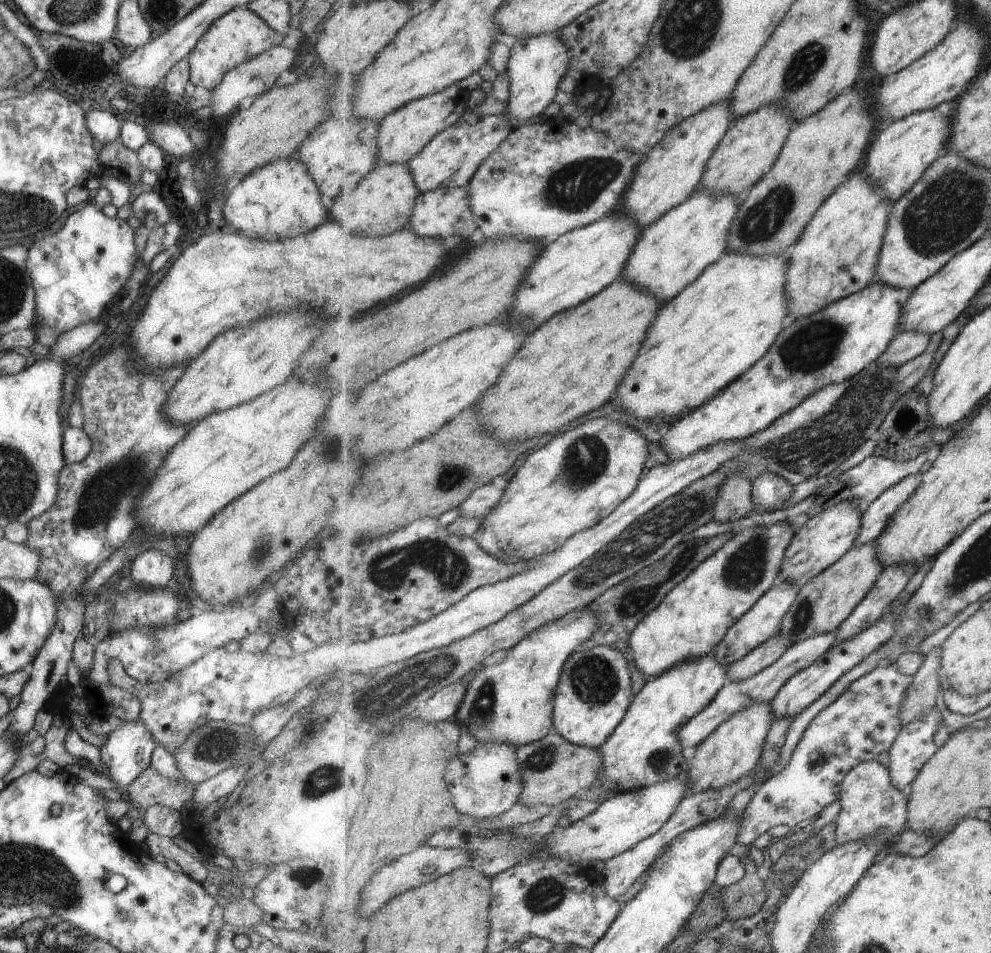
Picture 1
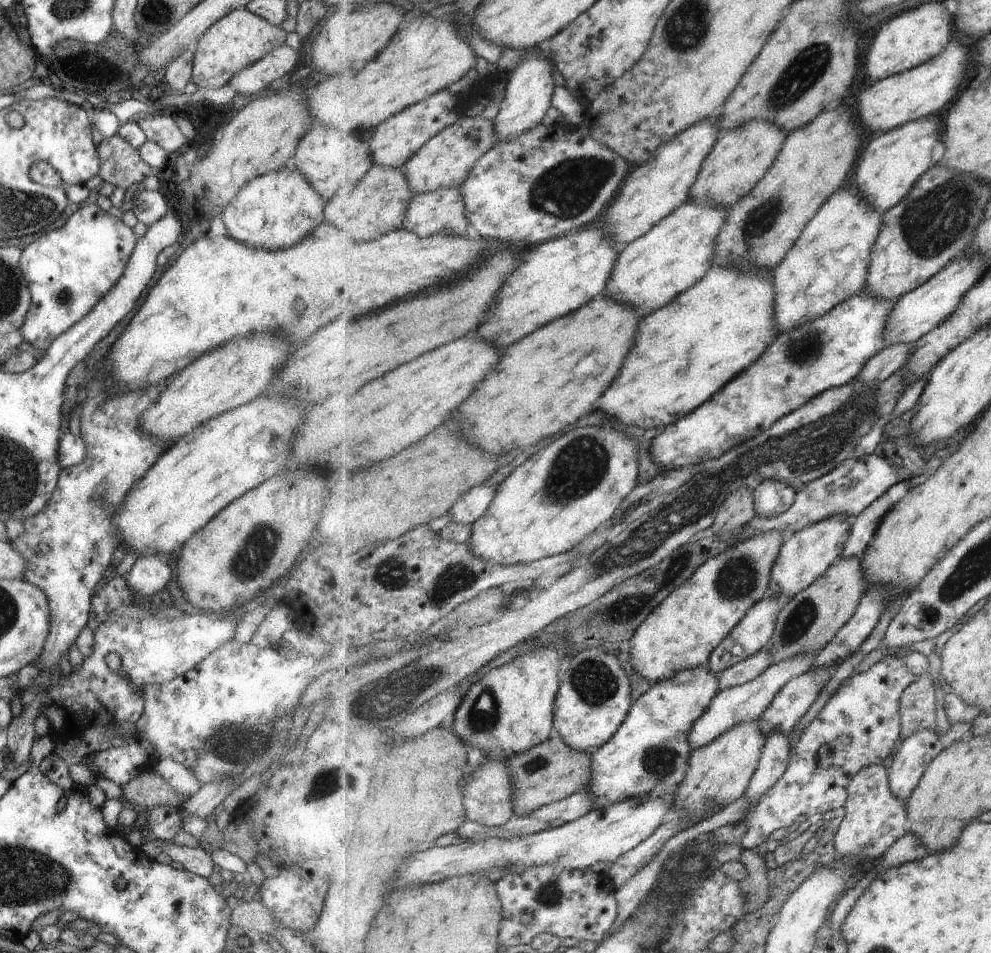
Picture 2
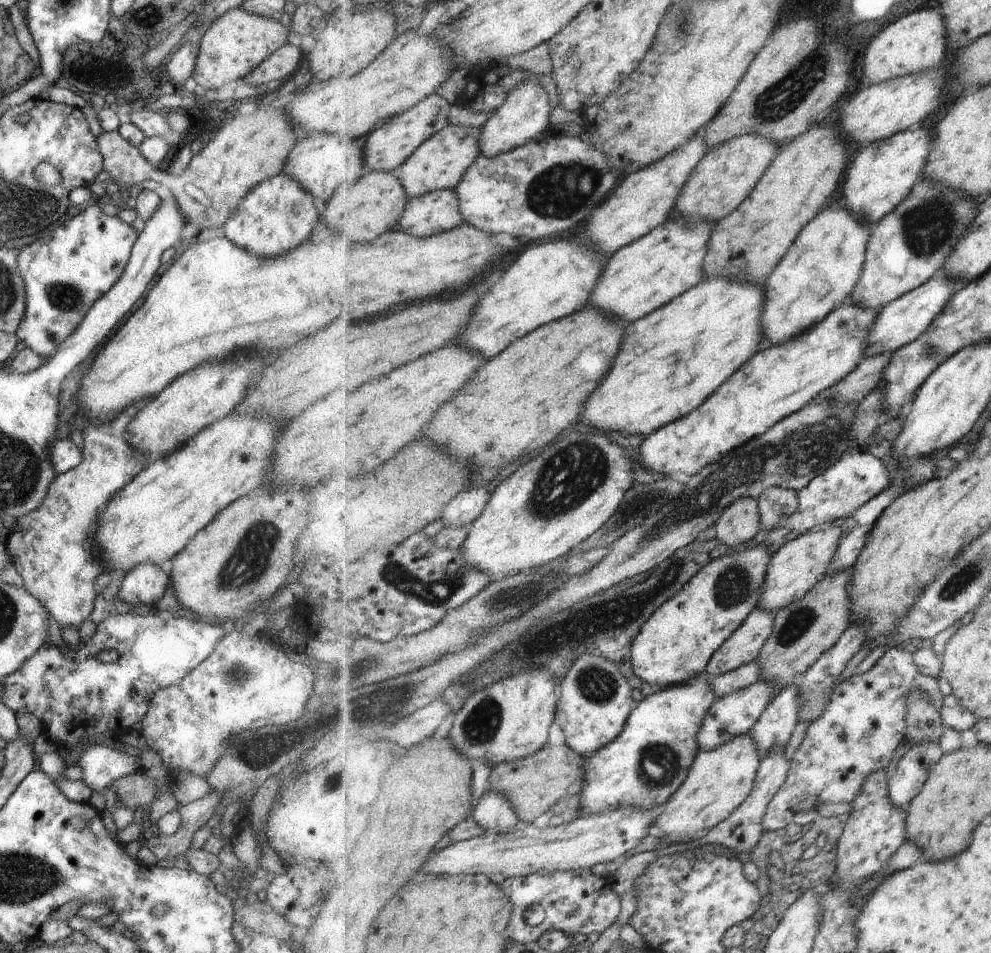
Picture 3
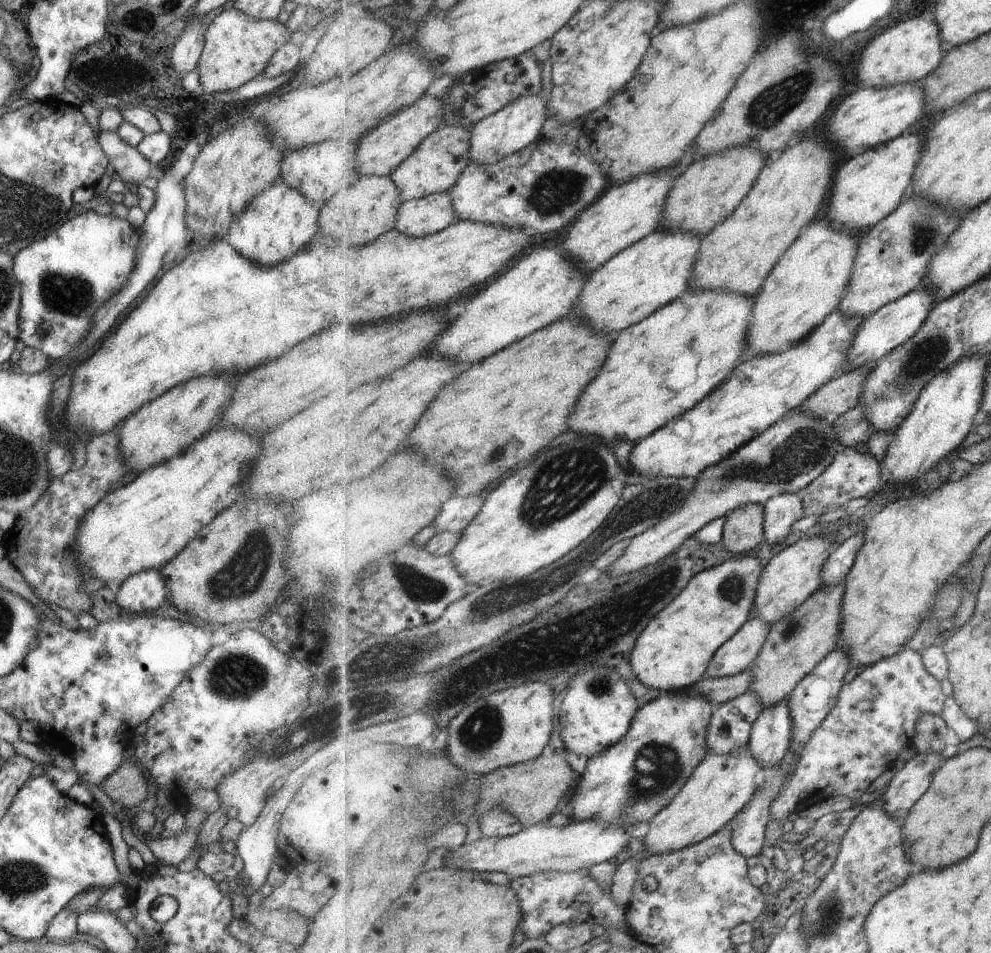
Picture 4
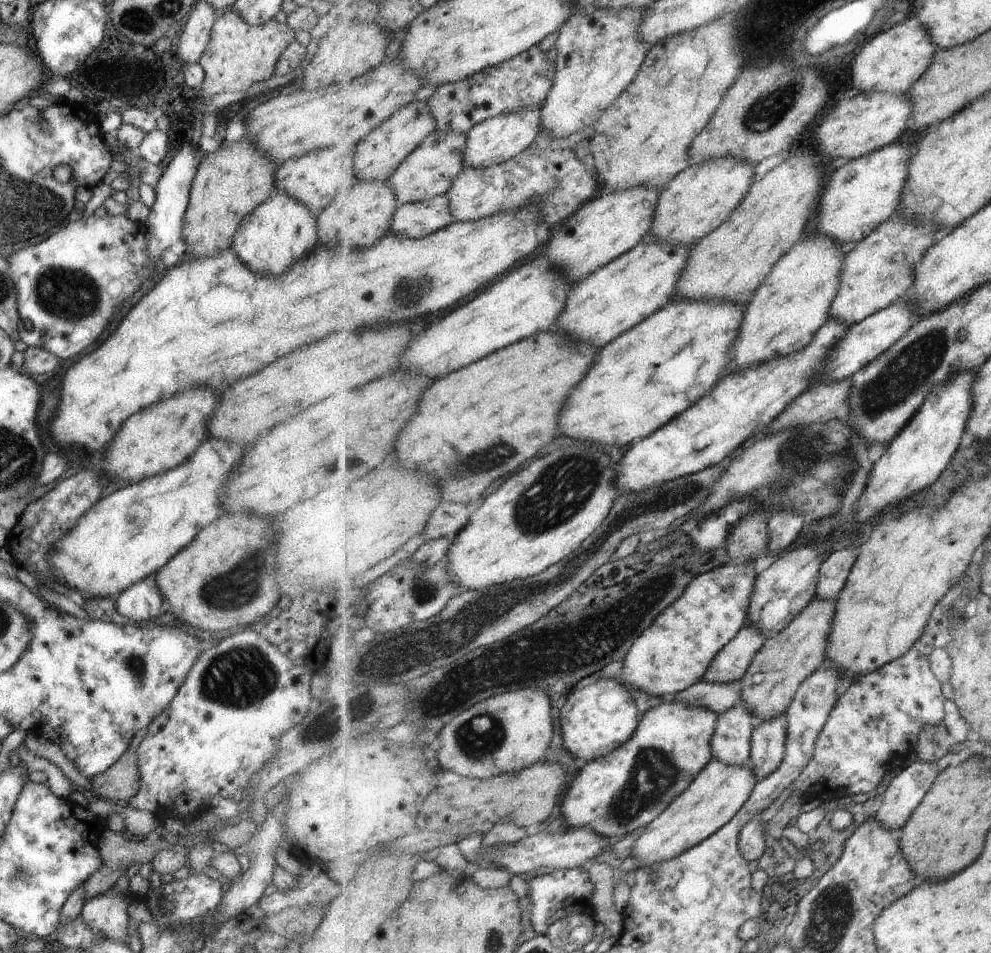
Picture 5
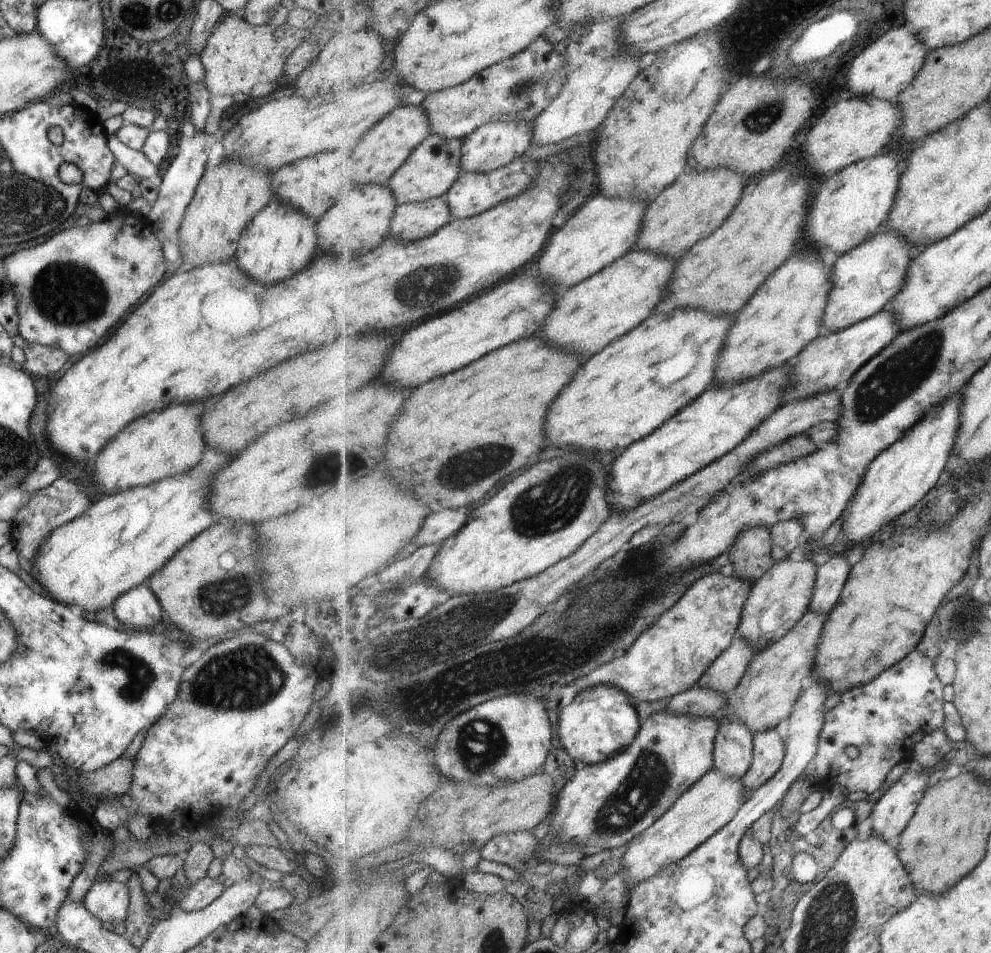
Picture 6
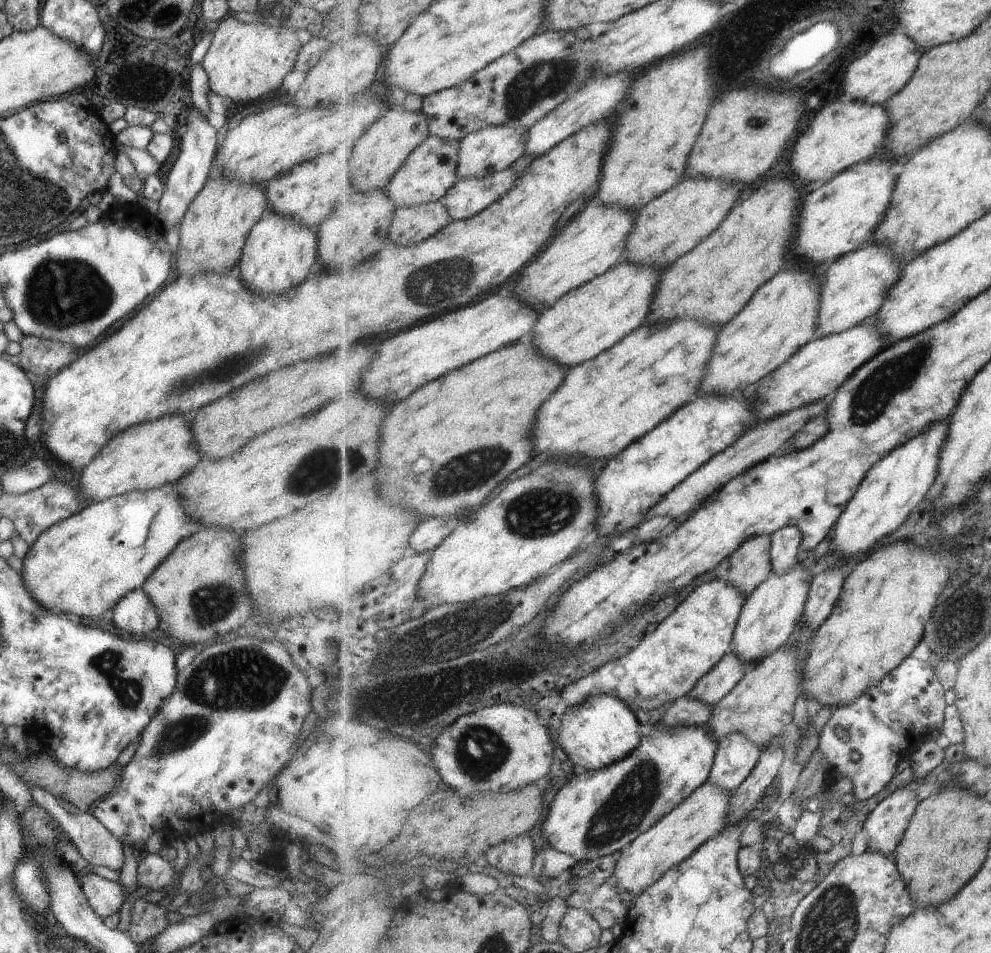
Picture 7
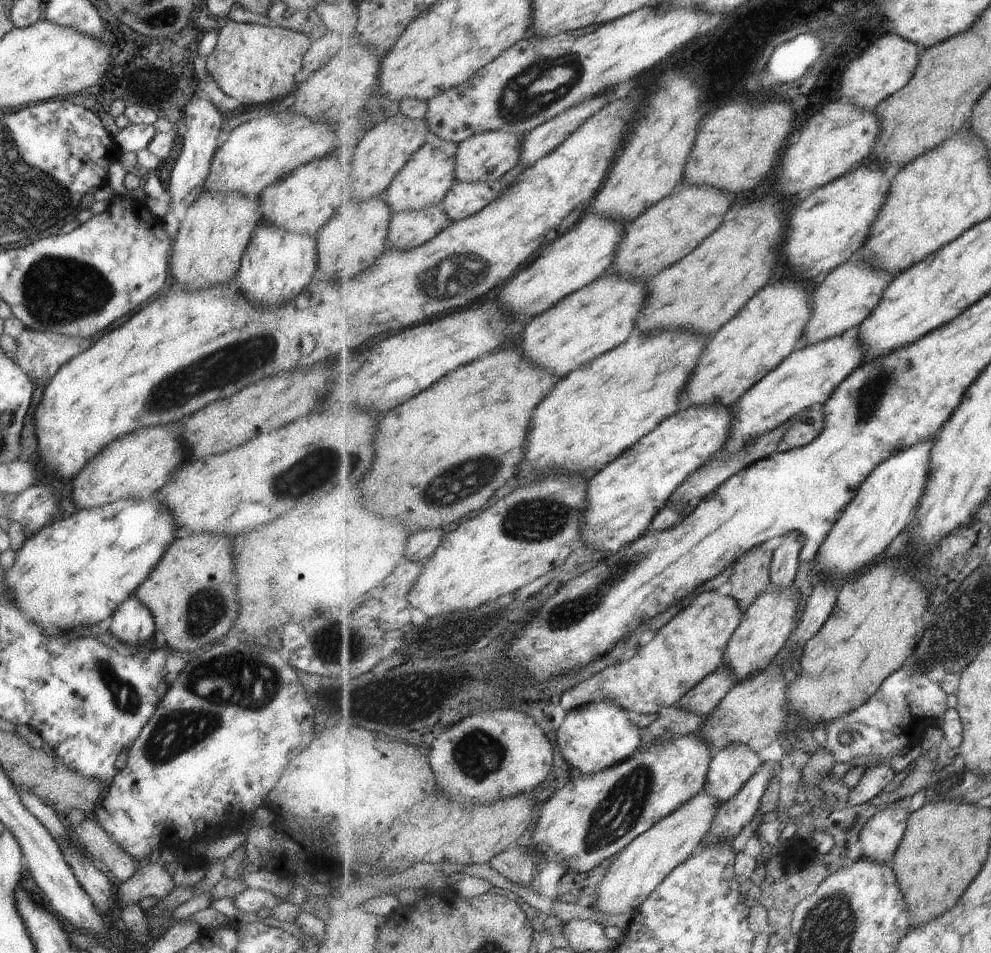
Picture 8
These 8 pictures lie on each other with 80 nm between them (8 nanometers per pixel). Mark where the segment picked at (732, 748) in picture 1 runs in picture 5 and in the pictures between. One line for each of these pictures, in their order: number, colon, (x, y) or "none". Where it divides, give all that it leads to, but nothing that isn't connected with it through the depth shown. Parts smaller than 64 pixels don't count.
2: (720, 773)
3: (720, 781)
4: (721, 786)
5: (714, 799)

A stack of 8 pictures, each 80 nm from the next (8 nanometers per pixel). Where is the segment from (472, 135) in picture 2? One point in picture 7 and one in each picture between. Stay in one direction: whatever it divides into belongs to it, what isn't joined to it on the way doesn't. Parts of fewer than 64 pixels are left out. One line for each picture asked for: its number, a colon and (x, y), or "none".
3: (440, 164)
4: (440, 160)
5: (431, 170)
6: (434, 166)
7: (431, 170)

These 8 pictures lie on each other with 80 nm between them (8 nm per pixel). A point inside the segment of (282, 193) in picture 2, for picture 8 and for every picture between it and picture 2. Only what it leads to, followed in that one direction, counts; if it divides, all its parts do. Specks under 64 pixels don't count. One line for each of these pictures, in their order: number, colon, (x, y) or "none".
3: (276, 215)
4: (273, 225)
5: (278, 231)
6: (278, 241)
7: (277, 253)
8: (276, 263)

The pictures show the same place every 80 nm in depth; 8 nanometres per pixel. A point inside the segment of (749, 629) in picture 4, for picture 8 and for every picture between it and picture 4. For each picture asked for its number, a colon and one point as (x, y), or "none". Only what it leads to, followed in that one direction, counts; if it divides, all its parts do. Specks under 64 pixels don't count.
5: (731, 664)
6: (723, 676)
7: (715, 685)
8: (702, 700)

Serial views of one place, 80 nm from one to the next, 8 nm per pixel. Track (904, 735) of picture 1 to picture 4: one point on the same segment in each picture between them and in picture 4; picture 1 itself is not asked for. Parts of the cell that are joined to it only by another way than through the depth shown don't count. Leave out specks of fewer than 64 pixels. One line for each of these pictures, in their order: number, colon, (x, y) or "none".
2: (914, 755)
3: (906, 782)
4: (909, 785)

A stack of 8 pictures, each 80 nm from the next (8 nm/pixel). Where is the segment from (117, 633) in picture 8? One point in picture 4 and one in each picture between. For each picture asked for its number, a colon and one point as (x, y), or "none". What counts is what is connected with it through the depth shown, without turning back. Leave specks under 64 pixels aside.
4: (143, 592)
5: (141, 601)
6: (138, 608)
7: (134, 614)

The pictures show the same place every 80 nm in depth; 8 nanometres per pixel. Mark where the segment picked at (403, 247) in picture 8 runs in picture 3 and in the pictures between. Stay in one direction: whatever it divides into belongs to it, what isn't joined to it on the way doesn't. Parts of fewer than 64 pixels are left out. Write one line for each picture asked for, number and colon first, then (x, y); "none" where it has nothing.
3: (429, 215)
4: (419, 218)
5: (416, 220)
6: (414, 221)
7: (411, 226)

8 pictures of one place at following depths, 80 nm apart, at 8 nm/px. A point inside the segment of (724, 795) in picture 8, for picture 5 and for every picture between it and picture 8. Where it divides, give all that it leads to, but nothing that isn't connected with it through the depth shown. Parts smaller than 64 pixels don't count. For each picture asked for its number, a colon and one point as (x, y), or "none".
5: (732, 744)
6: (733, 756)
7: (737, 756)

